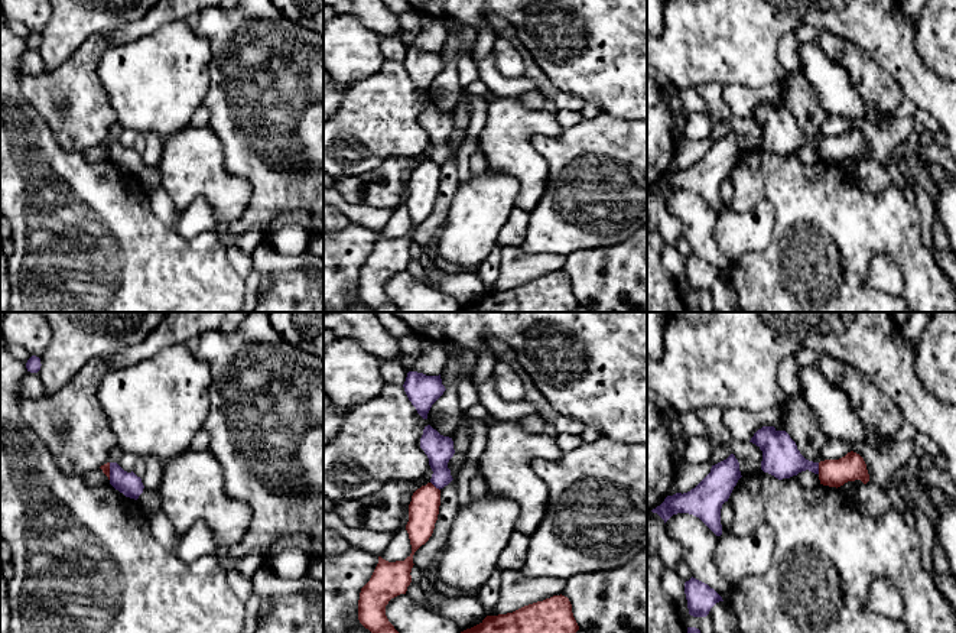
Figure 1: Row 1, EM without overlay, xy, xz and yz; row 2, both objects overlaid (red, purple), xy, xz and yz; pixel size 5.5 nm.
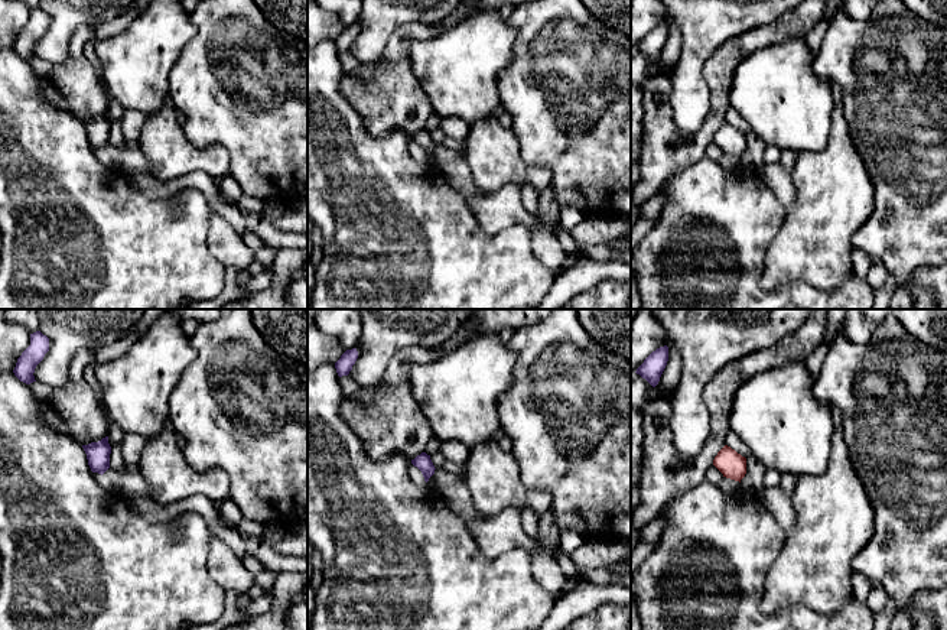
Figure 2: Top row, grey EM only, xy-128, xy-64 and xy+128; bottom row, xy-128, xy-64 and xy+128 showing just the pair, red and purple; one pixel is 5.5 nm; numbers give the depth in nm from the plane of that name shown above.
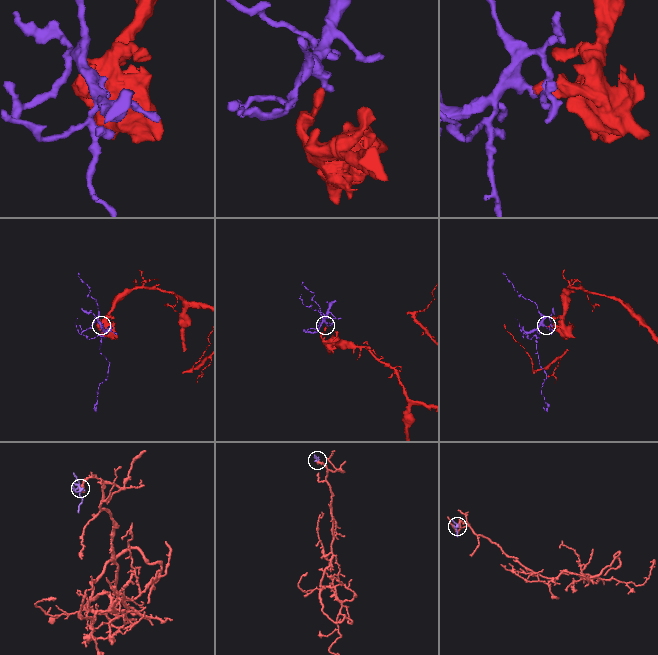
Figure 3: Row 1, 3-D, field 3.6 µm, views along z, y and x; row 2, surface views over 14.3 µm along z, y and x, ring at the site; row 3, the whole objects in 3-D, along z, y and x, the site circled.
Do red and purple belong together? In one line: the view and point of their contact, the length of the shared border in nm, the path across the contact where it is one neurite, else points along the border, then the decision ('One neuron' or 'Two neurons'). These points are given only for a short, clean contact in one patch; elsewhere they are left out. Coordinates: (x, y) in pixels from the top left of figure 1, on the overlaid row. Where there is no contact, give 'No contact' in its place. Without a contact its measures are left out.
Touches red at yz (819, 468). Shared border 60 nm. Boundary: yz (818, 463), (819, 473). Two neurons

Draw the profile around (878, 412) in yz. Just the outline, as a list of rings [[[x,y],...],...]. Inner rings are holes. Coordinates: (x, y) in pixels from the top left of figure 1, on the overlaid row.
[[[807,348],[794,357],[799,369],[814,369],[830,384],[842,389],[865,426],[877,434],[894,435],[905,422],[898,406],[851,364]]]

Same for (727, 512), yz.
[[[728,500],[722,504],[722,509],[721,509],[722,529],[725,529],[726,532],[731,530],[732,522],[734,522],[734,507],[732,507],[732,503]]]

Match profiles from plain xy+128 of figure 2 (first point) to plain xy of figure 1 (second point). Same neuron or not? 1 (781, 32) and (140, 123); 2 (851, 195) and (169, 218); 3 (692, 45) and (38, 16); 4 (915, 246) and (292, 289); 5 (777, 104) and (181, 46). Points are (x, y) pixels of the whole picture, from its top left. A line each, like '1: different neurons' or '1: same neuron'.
1: different neurons
2: different neurons
3: different neurons
4: different neurons
5: same neuron

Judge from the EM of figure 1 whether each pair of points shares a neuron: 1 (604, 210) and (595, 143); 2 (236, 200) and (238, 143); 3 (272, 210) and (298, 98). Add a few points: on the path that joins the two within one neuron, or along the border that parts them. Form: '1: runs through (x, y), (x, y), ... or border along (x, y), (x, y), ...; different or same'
1: runs through (604, 194), (604, 168), (600, 159); same
2: border along (221, 145), (224, 166), (249, 182), (246, 208); different
3: runs through (277, 182), (277, 172), (298, 151), (298, 126); same

